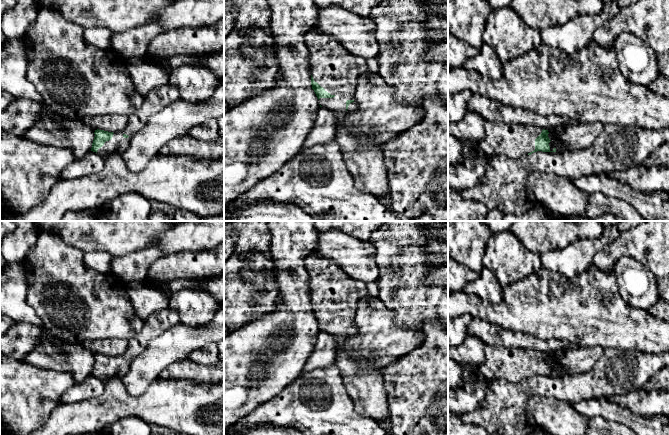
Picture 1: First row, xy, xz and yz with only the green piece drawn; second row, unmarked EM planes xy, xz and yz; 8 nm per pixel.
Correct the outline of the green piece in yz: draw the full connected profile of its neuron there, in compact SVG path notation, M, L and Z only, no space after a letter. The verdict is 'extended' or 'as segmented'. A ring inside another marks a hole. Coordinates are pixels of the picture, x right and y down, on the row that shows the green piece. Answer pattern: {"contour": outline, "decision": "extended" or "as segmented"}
{"contour": "M486 121L485 132L485 138L478 144L488 158L505 154L509 158L519 159L537 151L556 152L548 130L538 126Z", "decision": "extended"}

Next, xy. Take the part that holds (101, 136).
{"contour": "M128 128L115 133L97 129L94 134L91 151L98 153L103 158L111 154L121 155L128 147L130 140Z", "decision": "extended"}

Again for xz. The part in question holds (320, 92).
{"contour": "M317 30L305 34L311 85L320 107L354 111L353 94L358 78L368 71L366 59L349 53L332 36Z", "decision": "extended"}

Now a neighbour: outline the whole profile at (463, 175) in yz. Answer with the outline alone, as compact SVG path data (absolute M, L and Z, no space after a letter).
M460 141L464 160L460 163L448 163L448 187L464 190L473 187L484 175L489 158L483 154L479 144Z

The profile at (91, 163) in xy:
M90 151L69 164L63 171L62 178L64 180L70 180L97 174L104 166L104 158L98 153Z

